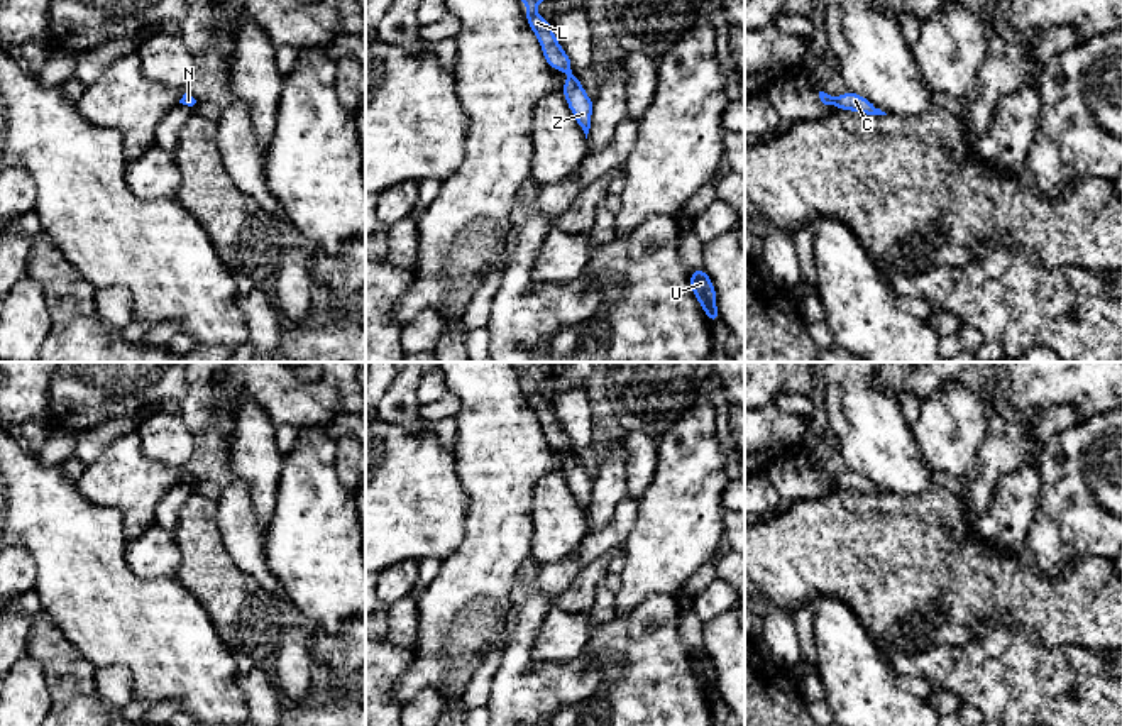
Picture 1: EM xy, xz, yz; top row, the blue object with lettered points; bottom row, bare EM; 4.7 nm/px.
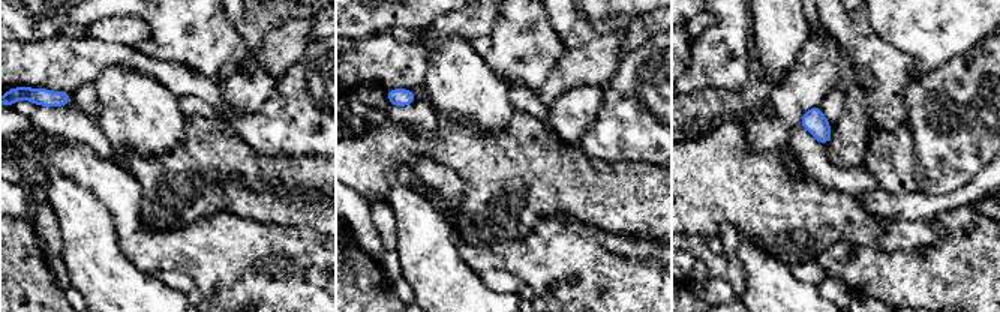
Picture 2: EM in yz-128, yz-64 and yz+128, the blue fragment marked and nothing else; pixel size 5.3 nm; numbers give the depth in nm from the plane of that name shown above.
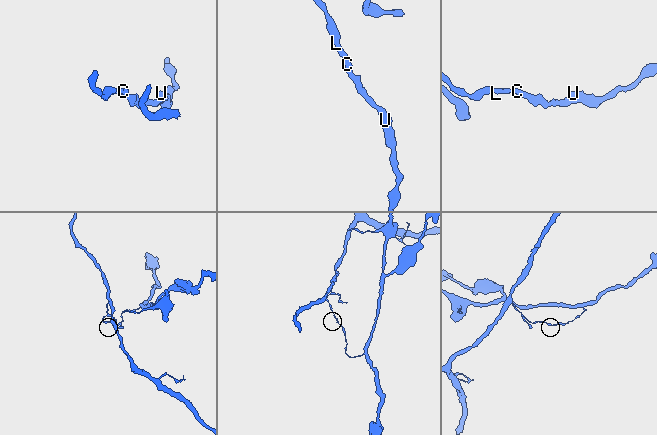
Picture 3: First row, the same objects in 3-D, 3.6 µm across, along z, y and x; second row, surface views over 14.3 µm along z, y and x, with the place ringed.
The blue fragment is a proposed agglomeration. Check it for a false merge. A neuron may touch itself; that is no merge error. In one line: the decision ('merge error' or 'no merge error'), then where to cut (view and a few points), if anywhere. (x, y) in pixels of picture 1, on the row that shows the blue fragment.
merge error; cut yz (838, 98), (835, 104)

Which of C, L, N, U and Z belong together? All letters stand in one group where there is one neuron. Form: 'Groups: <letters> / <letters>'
Groups: C U Z / L N

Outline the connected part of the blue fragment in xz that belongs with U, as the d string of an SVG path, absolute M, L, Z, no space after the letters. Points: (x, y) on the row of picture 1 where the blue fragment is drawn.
M704 269L690 271L690 288L692 288L692 294L697 298L699 305L706 311L711 325L721 320L716 310L716 303L718 303L716 289Z

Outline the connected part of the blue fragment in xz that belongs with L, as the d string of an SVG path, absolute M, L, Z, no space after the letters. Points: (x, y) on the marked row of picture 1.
M521 0L521 2L528 7L525 17L542 46L547 64L552 69L565 71L567 74L572 74L570 58L558 44L550 20L540 17L535 10L535 7L545 0Z

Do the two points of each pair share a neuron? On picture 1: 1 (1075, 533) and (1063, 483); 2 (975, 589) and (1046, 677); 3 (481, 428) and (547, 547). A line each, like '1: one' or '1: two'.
1: one
2: two
3: two

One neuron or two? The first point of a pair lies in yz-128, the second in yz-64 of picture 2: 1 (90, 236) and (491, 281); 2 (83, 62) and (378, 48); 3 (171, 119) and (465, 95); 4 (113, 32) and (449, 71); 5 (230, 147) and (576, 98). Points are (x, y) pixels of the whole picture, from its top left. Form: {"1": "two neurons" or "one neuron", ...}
{"1": "two neurons", "2": "one neuron", "3": "one neuron", "4": "two neurons", "5": "two neurons"}

